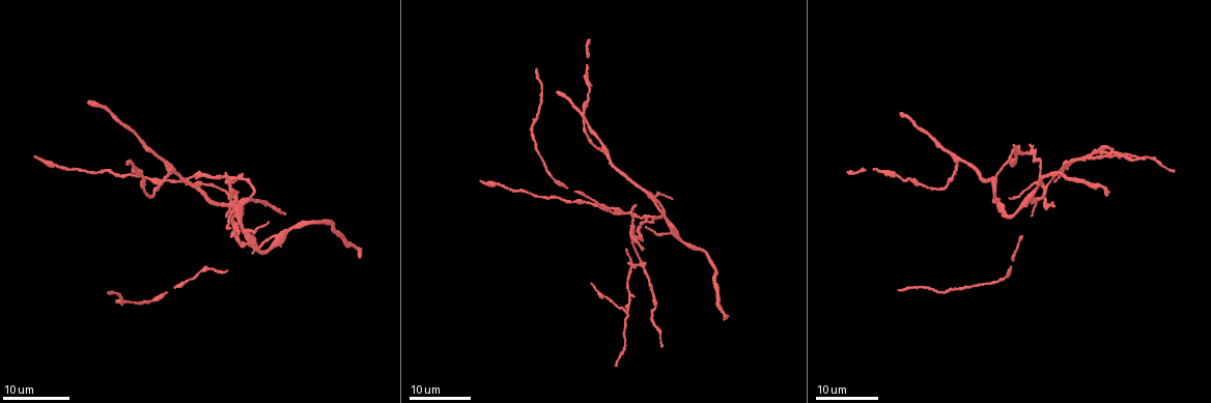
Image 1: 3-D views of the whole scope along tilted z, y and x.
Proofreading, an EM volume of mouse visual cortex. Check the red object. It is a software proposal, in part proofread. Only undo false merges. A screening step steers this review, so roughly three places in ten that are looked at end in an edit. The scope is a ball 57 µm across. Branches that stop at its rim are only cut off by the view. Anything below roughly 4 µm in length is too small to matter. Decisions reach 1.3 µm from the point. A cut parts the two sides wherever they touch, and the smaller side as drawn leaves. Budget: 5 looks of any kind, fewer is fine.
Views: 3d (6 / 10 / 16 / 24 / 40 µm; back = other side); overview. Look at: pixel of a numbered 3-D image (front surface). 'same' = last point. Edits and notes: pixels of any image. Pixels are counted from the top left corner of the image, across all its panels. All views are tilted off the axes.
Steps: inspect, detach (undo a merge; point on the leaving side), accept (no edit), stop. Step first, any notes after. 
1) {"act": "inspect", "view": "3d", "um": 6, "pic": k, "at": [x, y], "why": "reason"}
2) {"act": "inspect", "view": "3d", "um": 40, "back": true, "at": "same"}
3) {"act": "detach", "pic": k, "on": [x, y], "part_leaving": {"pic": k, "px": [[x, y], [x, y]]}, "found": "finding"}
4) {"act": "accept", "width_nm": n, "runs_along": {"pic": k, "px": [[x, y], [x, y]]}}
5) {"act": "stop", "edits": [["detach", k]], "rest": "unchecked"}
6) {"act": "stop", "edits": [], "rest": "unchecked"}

{"act": "inspect", "view": "3d", "um": 16, "pic": 1, "at": [994, 177]}

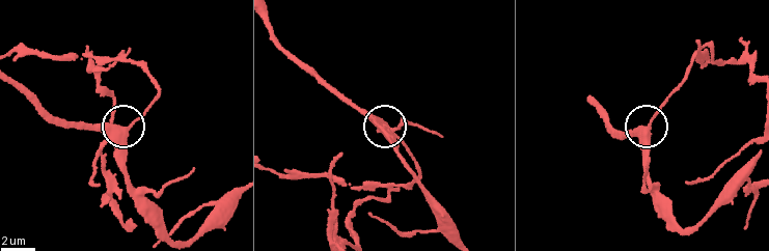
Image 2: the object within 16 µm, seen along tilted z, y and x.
{"act": "inspect", "view": "3d", "um": 10, "pic": 2, "at": [128, 129], "why": "closer look"}

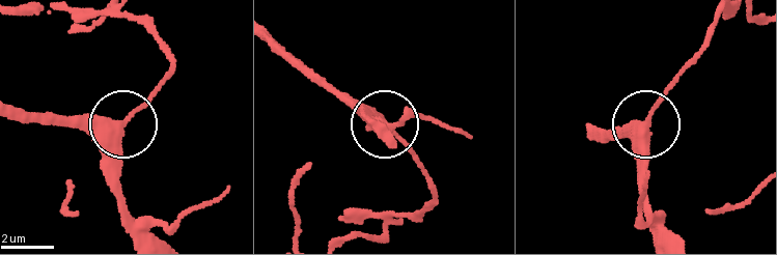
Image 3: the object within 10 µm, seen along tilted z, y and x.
{"act": "accept", "runs_along": {"pic": 3, "px": [[151, 235], [120, 193], [117, 130], [61, 123]]}, "found": "continuous, no second neuron"}

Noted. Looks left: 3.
{"act": "inspect", "view": "3d", "um": 16, "pic": 1, "at": [603, 149]}

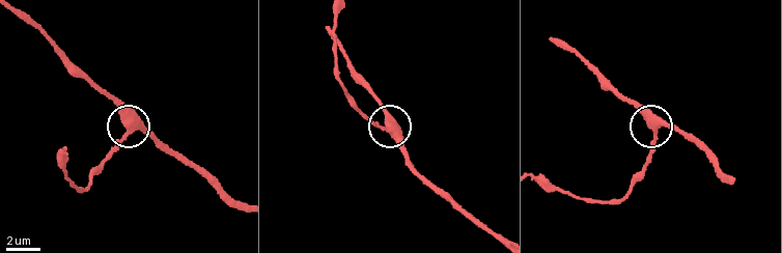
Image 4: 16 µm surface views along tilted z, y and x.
{"act": "inspect", "view": "3d", "um": 6, "pic": 4, "at": [386, 130]}

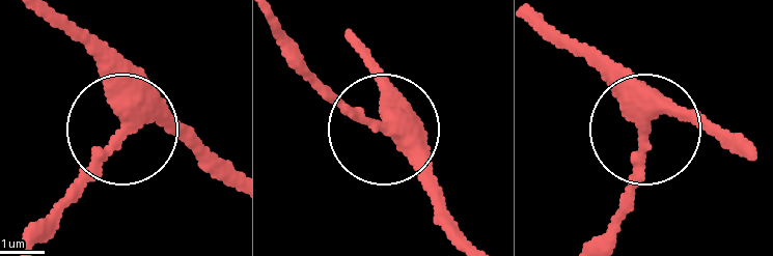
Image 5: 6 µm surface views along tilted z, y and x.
{"act": "accept", "found": "all the same neuron"}

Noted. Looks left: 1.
{"act": "stop", "edits": [], "rest": "unchecked"}

